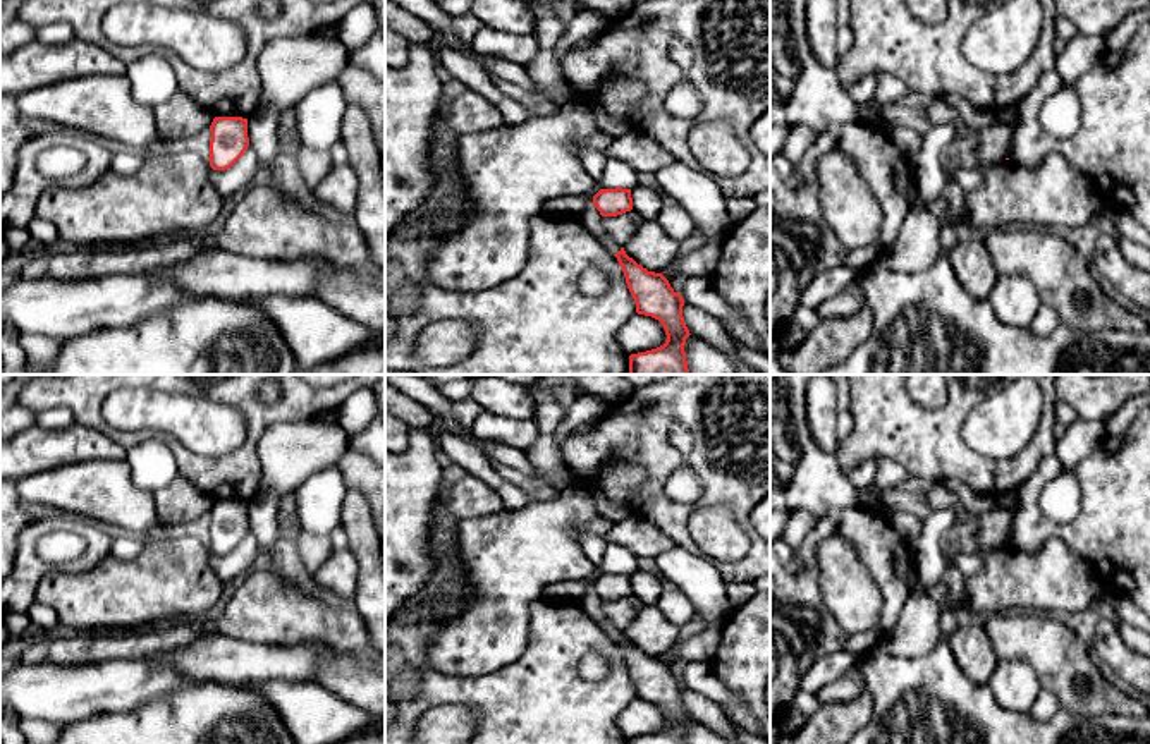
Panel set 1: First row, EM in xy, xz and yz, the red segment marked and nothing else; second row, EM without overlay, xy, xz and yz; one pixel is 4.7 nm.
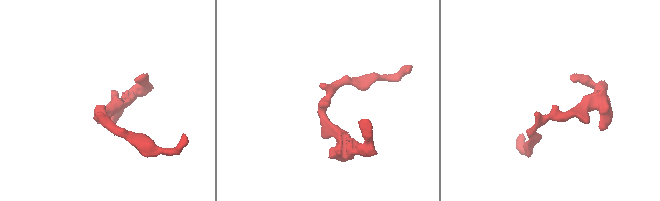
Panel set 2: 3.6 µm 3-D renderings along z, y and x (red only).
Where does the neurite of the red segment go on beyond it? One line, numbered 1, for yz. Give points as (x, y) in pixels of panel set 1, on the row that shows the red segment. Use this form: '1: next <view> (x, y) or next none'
1: next none

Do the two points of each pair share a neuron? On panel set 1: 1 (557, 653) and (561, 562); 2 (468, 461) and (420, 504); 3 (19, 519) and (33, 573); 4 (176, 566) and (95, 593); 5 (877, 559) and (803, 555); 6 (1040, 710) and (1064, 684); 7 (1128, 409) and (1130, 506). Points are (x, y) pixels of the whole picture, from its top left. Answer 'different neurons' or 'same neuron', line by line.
1: different neurons
2: different neurons
3: different neurons
4: same neuron
5: same neuron
6: different neurons
7: different neurons

